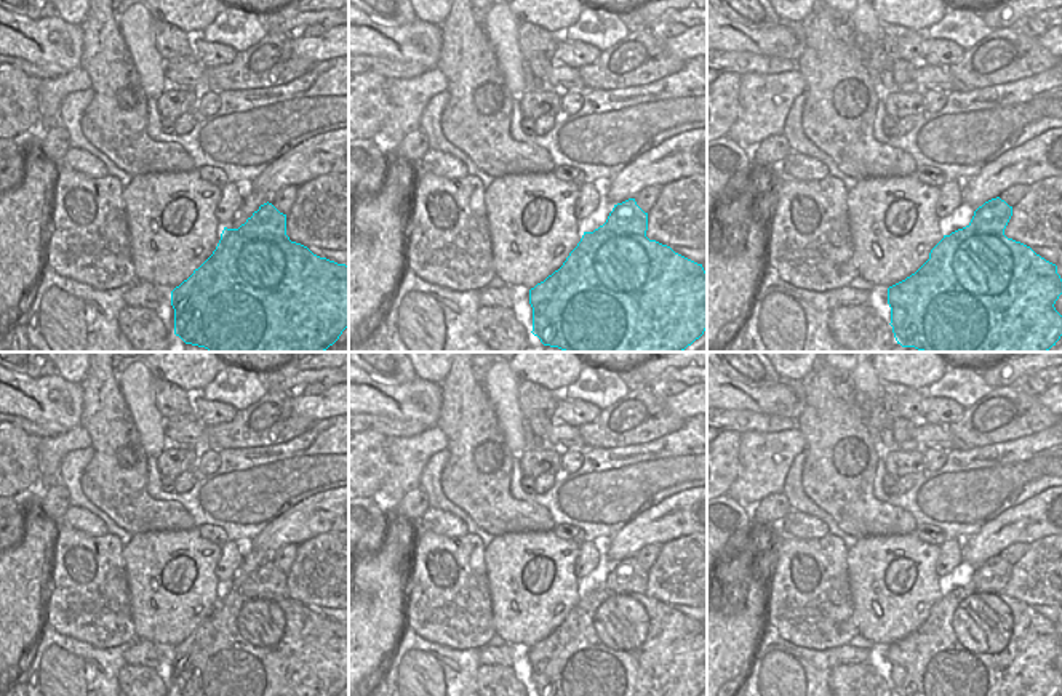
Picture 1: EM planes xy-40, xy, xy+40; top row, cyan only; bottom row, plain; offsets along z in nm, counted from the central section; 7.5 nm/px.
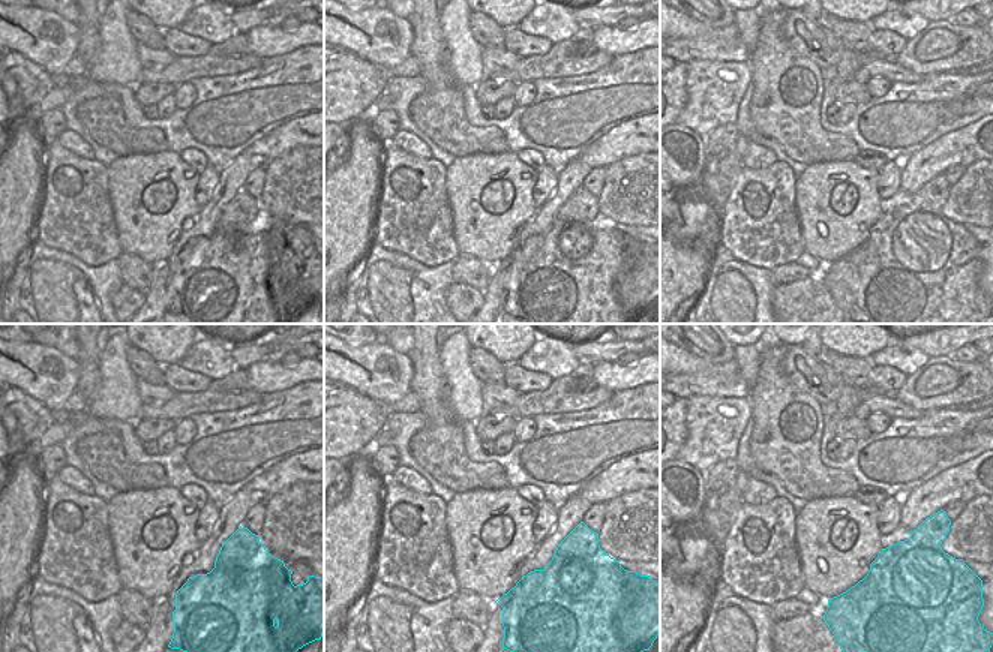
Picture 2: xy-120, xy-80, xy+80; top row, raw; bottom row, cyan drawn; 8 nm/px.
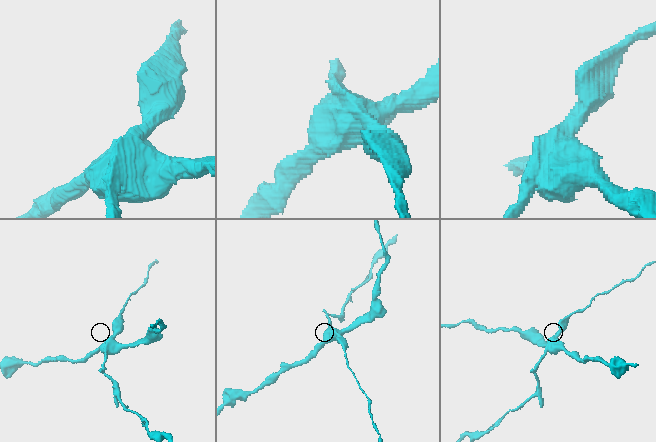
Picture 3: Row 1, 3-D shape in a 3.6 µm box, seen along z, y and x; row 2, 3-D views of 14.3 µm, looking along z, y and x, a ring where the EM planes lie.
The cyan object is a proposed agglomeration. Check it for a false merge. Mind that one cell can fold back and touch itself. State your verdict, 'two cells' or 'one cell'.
two cells

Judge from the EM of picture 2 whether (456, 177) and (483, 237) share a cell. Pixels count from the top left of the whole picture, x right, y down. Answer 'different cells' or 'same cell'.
same cell

